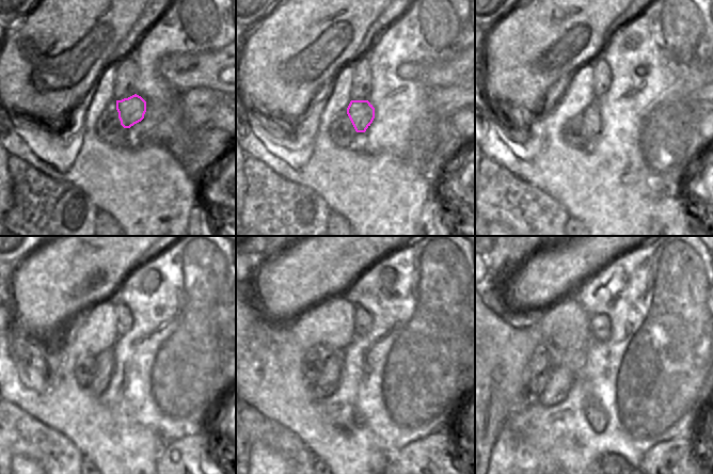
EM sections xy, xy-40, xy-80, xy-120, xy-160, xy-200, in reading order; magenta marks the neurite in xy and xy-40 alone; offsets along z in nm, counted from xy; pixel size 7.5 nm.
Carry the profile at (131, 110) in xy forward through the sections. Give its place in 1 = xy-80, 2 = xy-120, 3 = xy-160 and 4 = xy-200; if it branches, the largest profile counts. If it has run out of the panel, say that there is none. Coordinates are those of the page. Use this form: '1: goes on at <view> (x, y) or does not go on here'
1: goes on at xy-80 (591, 116)
2: goes on at xy-120 (106, 360)
3: goes on at xy-160 (328, 381)
4: goes on at xy-200 (557, 388)

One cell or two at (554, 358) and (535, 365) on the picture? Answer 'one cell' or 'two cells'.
two cells

